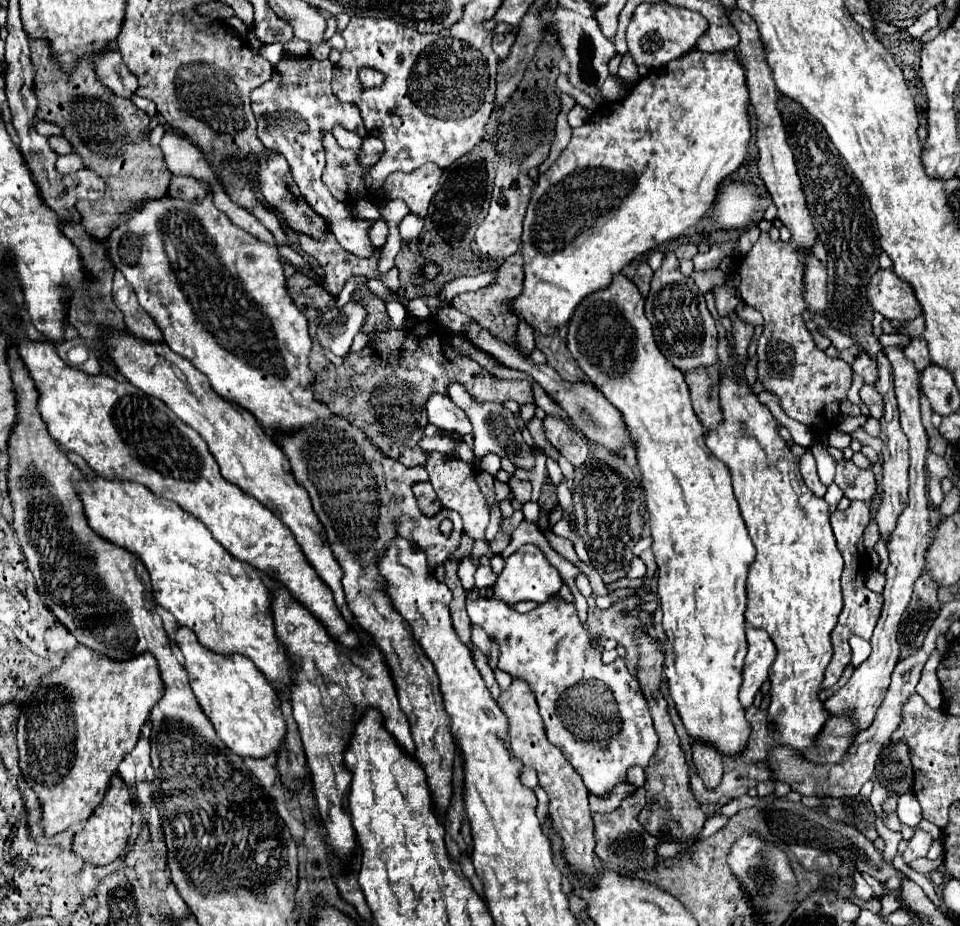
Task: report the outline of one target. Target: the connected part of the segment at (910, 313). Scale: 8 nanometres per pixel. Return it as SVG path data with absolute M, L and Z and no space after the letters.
M879 269L873 275L867 287L867 299L873 309L889 321L911 321L923 313L913 289L901 281L893 269Z

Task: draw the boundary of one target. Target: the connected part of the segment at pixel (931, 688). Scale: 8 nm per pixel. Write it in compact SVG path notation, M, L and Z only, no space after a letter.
M935 649L925 667L923 667L923 675L921 675L921 681L917 683L917 693L925 699L925 703L931 707L931 709L941 709L941 703L943 703L943 697L941 697L941 689L939 689L939 679L935 675L935 669L941 661L941 653Z

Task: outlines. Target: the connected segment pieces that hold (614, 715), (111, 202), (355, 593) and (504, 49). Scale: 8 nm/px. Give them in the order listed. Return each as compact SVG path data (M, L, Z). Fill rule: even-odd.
M477 597L467 599L467 613L471 621L499 645L499 669L494 670L494 676L500 689L504 691L511 685L511 677L523 679L529 685L537 697L547 739L561 749L565 759L583 777L591 793L605 795L609 789L613 789L613 785L623 781L629 767L647 767L649 759L657 751L657 733L641 685L637 677L627 671L625 661L617 659L609 665L601 663L599 649L591 647L587 629L579 621L573 603L551 597L547 603L541 603L533 611L521 615L499 599Z
M33 39L31 61L37 67L37 117L59 125L75 153L83 157L85 167L99 173L107 185L105 195L97 203L75 205L83 217L81 223L85 231L95 239L105 241L113 227L121 223L119 215L125 215L129 207L141 207L145 199L161 199L167 195L171 173L163 161L161 149L151 147L147 139L137 143L139 133L149 125L149 117L131 101L111 95L107 87L103 87L103 83L95 77L91 59L81 59L73 75L67 75L57 63L53 63L49 45ZM133 123L137 123L137 127L133 127Z
M339 415L325 419L325 423L313 423L313 427L299 427L297 431L287 433L275 431L273 437L287 455L297 483L309 493L313 511L327 533L327 543L343 569L341 583L355 623L371 635L391 669L401 709L411 723L411 735L417 745L415 759L427 775L427 785L437 813L445 813L453 791L451 775L455 761L455 743L453 735L449 735L449 715L445 715L441 691L437 691L437 673L433 671L433 663L429 663L429 657L421 653L409 623L405 623L405 619L401 619L395 611L385 591L387 579L379 575L377 559L385 555L395 537L403 537L411 541L415 549L427 553L429 569L435 571L435 567L451 559L457 551L463 537L463 521L449 509L441 509L435 517L425 517L411 491L413 469L381 455L381 451L365 439L363 431L357 431L357 427L349 425L347 419L341 419ZM443 519L453 521L451 537L445 537L439 531L439 523Z
M495 33L493 35L493 51L499 57L499 61L503 61L509 55L513 43L515 43L515 33Z

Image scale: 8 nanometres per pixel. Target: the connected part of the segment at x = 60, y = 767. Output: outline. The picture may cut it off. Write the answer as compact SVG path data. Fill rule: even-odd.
M77 645L65 657L59 669L49 673L39 685L29 691L17 719L19 767L25 781L41 799L41 827L47 837L89 819L95 807L103 801L109 781L117 771L117 765L137 745L141 737L141 727L149 719L149 711L153 709L153 705L157 705L163 691L165 685L161 683L157 659L153 659L153 655L141 653L129 661L117 661L109 659L107 655L97 655L85 645Z

